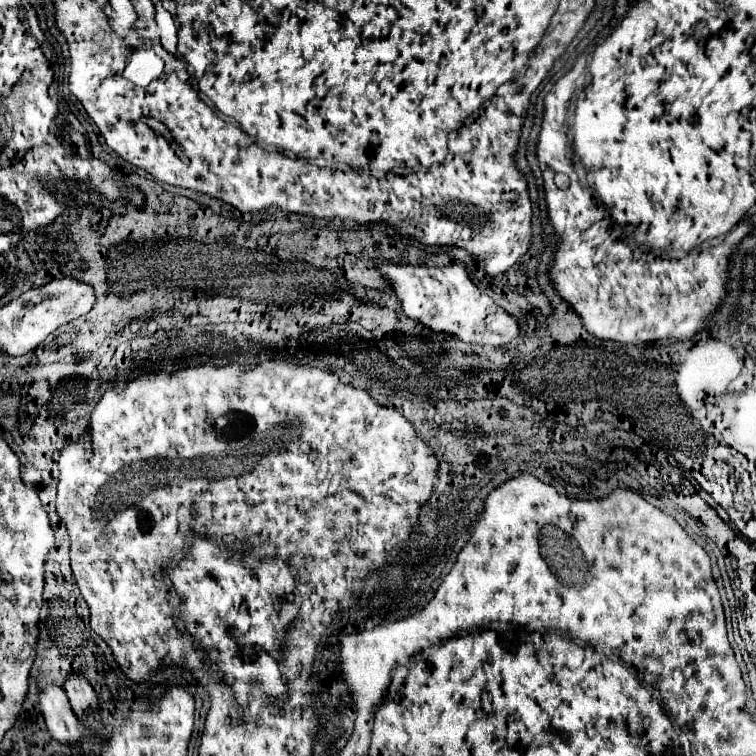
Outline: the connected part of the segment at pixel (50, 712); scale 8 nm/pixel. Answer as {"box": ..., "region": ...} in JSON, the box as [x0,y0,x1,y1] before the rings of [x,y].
{"box":[39,685,81,747],"region":[[[47,685],[43,693],[39,695],[39,707],[53,739],[57,739],[63,745],[73,745],[73,747],[81,743],[79,721],[61,687]]]}

